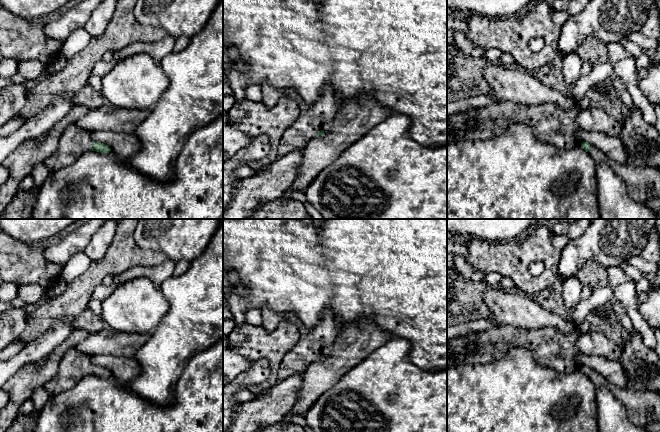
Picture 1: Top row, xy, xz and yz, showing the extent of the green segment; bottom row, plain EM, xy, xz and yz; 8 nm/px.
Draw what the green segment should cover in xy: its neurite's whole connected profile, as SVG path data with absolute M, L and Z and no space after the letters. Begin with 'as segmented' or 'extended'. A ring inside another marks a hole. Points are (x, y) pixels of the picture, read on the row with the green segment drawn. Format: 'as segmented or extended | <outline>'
extended | M76 123L71 124L64 130L56 152L43 164L50 173L54 173L73 164L85 151L109 153L111 149L106 144L93 141L91 133L80 129Z

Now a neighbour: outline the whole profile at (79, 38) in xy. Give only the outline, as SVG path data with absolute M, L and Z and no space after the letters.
M80 27L73 31L71 35L64 41L60 53L67 59L72 58L79 53L91 40L91 36L84 29Z

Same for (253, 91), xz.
M251 83L247 85L245 98L254 102L262 102L263 94L261 84Z

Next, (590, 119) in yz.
M601 108L580 109L577 124L585 131L599 132L614 137L618 137L621 131L620 122Z

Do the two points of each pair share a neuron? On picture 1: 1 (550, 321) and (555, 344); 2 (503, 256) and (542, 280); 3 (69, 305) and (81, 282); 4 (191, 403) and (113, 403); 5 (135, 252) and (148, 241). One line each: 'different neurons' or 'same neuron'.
1: different neurons
2: same neuron
3: same neuron
4: same neuron
5: different neurons

